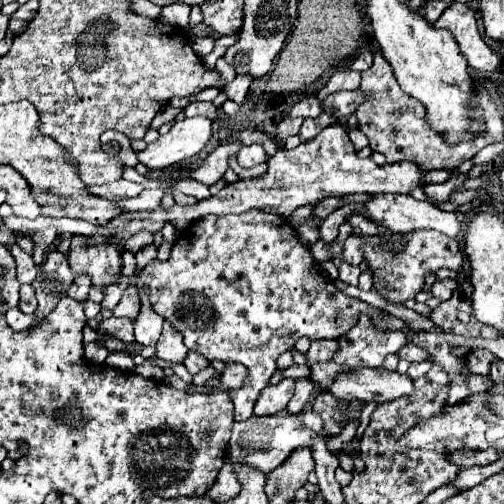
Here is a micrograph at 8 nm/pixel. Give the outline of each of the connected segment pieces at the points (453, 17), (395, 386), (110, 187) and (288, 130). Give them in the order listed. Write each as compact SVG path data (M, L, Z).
M451 3L437 19L435 27L443 27L453 33L469 67L477 71L495 71L501 65L499 55L483 41L479 33L475 11L465 3Z
M361 367L353 373L339 375L335 383L329 387L333 395L339 399L361 399L361 401L377 401L387 403L399 397L409 397L413 393L413 379L401 375L397 371L387 371L385 367L369 369Z
M117 179L113 183L103 185L86 185L86 187L89 193L115 202L135 197L143 191L143 185L131 183L131 181L125 181L125 179Z
M283 117L279 127L277 127L277 135L281 141L285 141L289 135L295 135L299 133L299 127L301 127L303 119L301 117Z

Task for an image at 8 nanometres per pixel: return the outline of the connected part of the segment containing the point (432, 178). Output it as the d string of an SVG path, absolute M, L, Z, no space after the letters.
M440 169L427 172L425 175L425 182L427 184L443 183L450 177L452 171L451 169Z

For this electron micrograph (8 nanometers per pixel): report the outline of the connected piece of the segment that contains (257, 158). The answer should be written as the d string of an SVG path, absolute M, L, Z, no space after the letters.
M249 145L249 147L243 147L237 155L237 163L245 169L251 169L259 163L265 163L267 161L267 153L263 151L261 145Z

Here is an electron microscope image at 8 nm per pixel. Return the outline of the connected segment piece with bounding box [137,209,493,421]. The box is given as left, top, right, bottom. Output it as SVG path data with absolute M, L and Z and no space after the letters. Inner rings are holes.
M245 211L241 215L207 215L205 219L197 221L188 231L181 233L177 243L171 249L167 261L153 259L147 267L137 273L137 293L141 295L147 289L147 297L151 309L159 313L167 323L171 323L177 331L183 333L187 341L187 349L201 353L209 361L233 361L243 363L249 369L249 377L243 386L237 390L231 389L230 399L235 405L235 421L245 421L253 415L255 401L259 399L261 391L269 385L269 379L277 371L277 357L287 349L293 349L299 337L309 339L337 339L343 337L359 319L359 313L367 313L373 317L375 325L381 329L403 329L415 345L427 349L433 357L433 365L441 367L451 382L447 405L461 403L469 395L487 393L493 389L493 381L481 375L466 377L465 360L451 355L451 345L435 333L411 333L407 325L397 319L379 313L379 309L353 299L345 297L331 279L323 277L319 267L315 267L315 259L311 251L299 241L297 231L289 225L289 221L281 219L279 215L263 213L263 211Z

